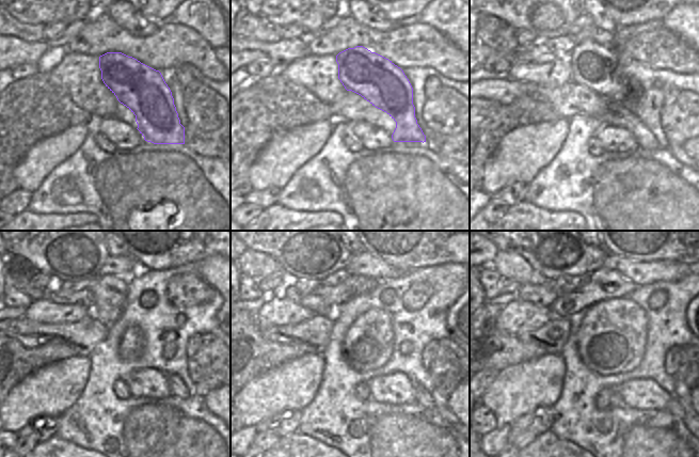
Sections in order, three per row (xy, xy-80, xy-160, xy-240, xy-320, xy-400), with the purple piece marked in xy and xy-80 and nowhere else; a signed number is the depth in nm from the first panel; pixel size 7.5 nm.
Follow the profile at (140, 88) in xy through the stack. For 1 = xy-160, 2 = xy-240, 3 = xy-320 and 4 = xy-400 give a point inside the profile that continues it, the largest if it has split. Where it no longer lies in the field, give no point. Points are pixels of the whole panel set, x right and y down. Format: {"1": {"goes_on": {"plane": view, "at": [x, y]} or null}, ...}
{"1": {"goes_on": {"plane": "xy-160", "at": [593, 64]}}, "2": {"goes_on": {"plane": "xy-240", "at": [108, 294]}}, "3": {"goes_on": {"plane": "xy-320", "at": [342, 276]}}, "4": {"goes_on": {"plane": "xy-400", "at": [564, 285]}}}

